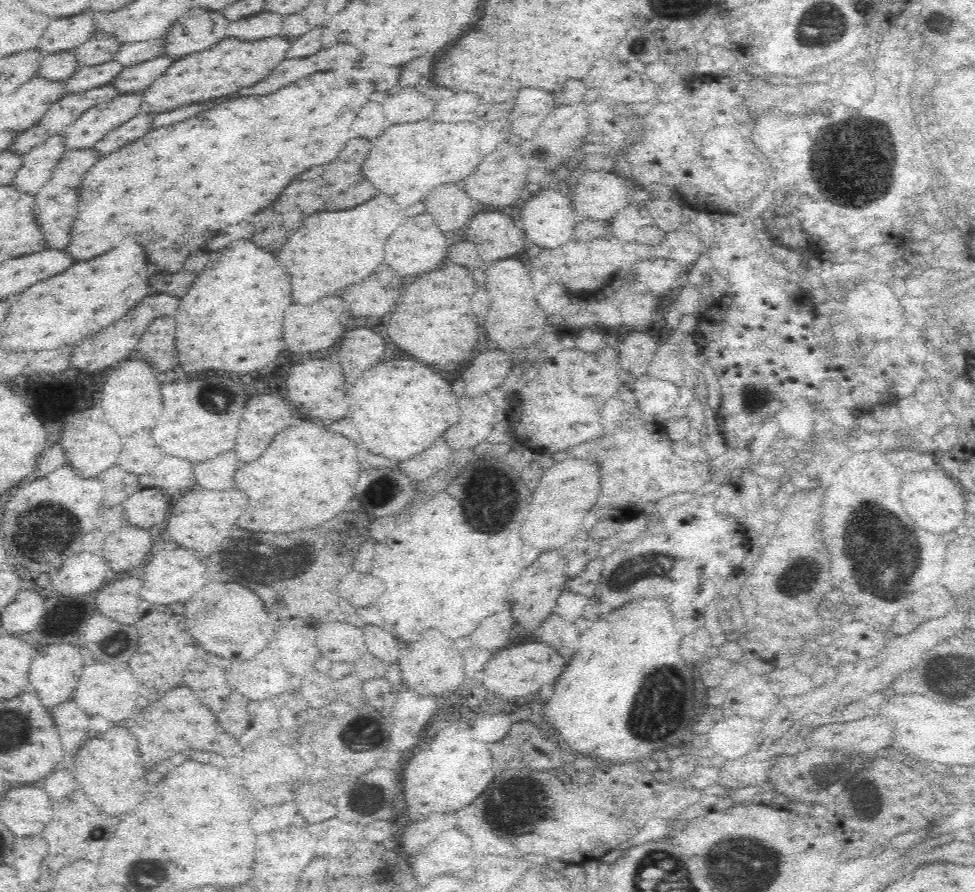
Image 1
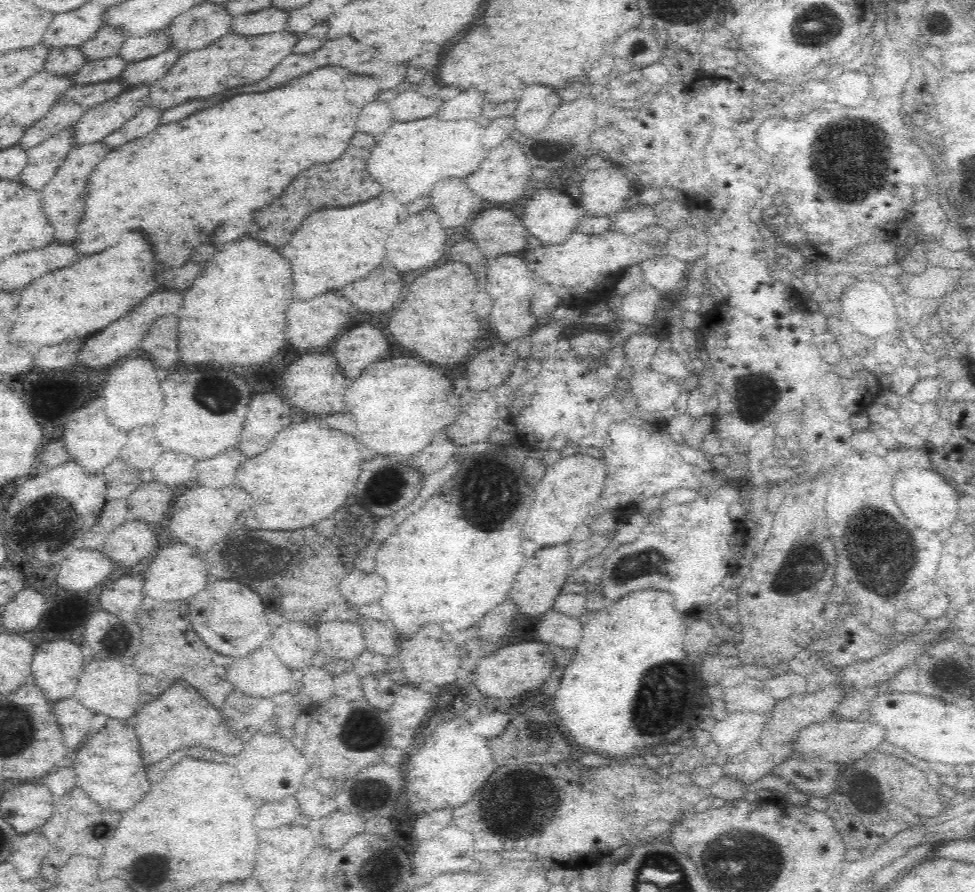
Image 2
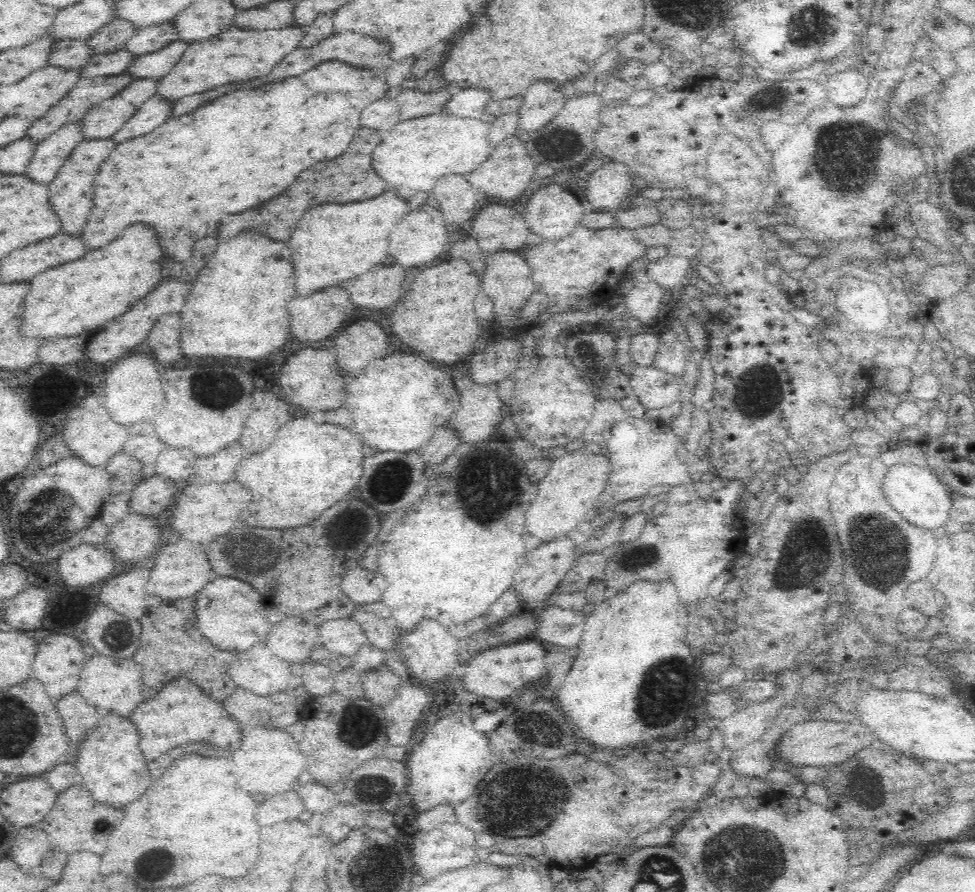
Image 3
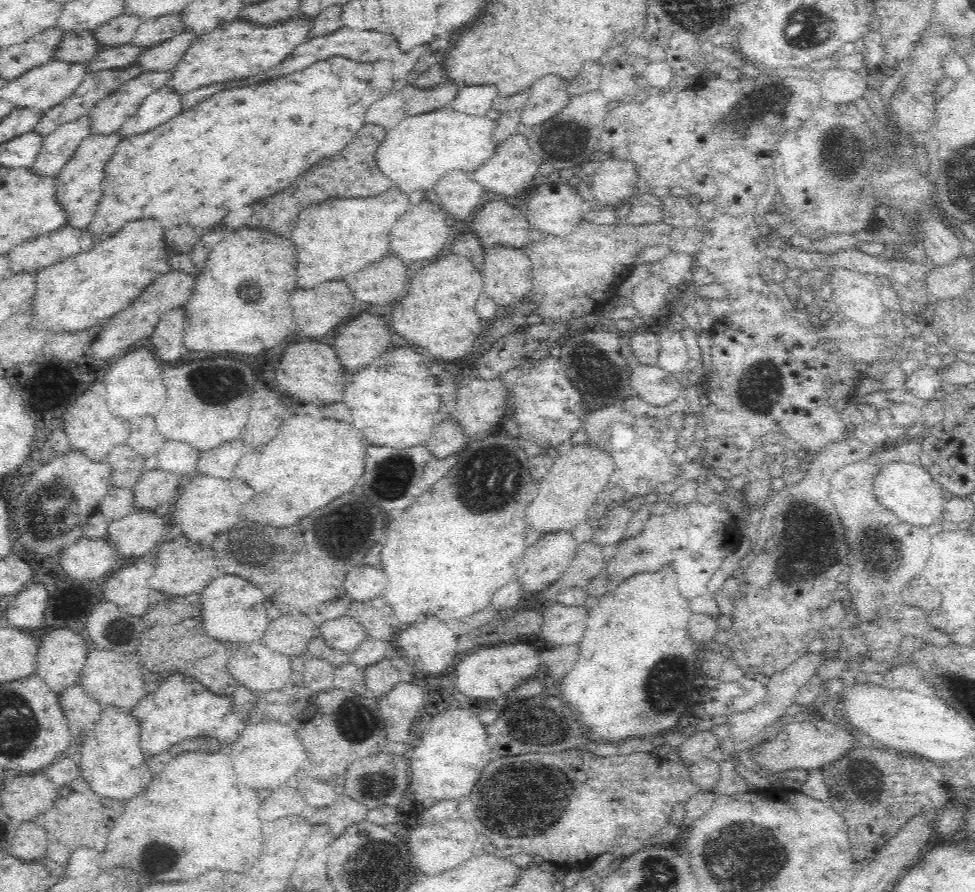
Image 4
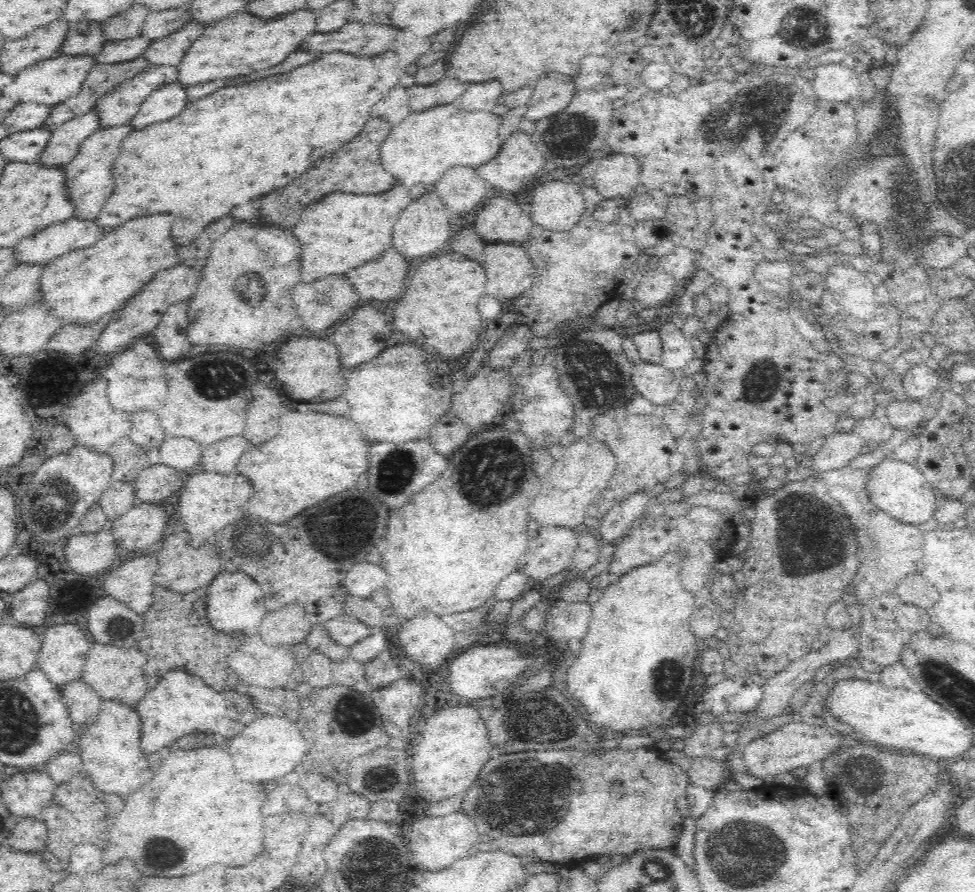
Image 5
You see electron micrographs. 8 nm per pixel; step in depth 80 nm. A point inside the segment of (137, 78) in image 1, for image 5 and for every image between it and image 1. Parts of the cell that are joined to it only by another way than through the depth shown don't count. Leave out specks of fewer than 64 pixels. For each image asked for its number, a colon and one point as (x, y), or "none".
2: (144, 73)
3: (155, 65)
4: (163, 57)
5: (168, 51)

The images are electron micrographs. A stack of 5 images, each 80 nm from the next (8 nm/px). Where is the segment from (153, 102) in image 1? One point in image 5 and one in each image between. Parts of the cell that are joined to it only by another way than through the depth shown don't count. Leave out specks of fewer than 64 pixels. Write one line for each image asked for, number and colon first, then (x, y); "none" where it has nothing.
2: (234, 60)
3: (236, 55)
4: (237, 50)
5: (237, 46)

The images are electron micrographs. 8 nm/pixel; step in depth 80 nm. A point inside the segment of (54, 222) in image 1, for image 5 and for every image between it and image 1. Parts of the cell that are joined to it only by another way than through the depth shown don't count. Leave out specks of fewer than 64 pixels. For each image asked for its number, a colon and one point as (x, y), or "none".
2: (58, 198)
3: (69, 193)
4: (76, 186)
5: (87, 182)

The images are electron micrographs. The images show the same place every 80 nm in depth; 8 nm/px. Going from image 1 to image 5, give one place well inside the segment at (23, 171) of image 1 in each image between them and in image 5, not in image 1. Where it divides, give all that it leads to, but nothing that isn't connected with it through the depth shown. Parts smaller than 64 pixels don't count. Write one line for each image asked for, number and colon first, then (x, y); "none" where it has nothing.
2: (43, 160)
3: (49, 155)
4: (56, 149)
5: (63, 143)

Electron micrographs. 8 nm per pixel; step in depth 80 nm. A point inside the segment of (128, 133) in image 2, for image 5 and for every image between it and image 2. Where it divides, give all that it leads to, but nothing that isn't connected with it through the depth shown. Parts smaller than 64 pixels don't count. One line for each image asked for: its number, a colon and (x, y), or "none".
3: (154, 111)
4: (159, 107)
5: (170, 100)

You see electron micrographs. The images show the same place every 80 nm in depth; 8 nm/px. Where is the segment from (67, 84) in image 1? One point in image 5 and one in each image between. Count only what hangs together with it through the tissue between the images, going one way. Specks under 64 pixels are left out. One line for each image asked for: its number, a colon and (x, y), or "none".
2: (108, 69)
3: (115, 63)
4: (120, 57)
5: (113, 52)

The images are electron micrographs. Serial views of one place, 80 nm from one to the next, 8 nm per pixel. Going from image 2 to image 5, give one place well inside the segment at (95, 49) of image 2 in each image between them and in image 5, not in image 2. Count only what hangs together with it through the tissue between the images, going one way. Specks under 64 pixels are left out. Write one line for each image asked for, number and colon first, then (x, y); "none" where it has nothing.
3: (113, 36)
4: (121, 30)
5: (128, 24)

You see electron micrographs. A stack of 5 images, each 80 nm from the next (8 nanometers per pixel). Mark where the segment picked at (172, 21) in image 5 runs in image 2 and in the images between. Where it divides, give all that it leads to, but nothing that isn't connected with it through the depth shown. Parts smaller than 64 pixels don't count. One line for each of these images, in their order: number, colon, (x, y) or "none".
2: (133, 49)
3: (154, 38)
4: (154, 32)

